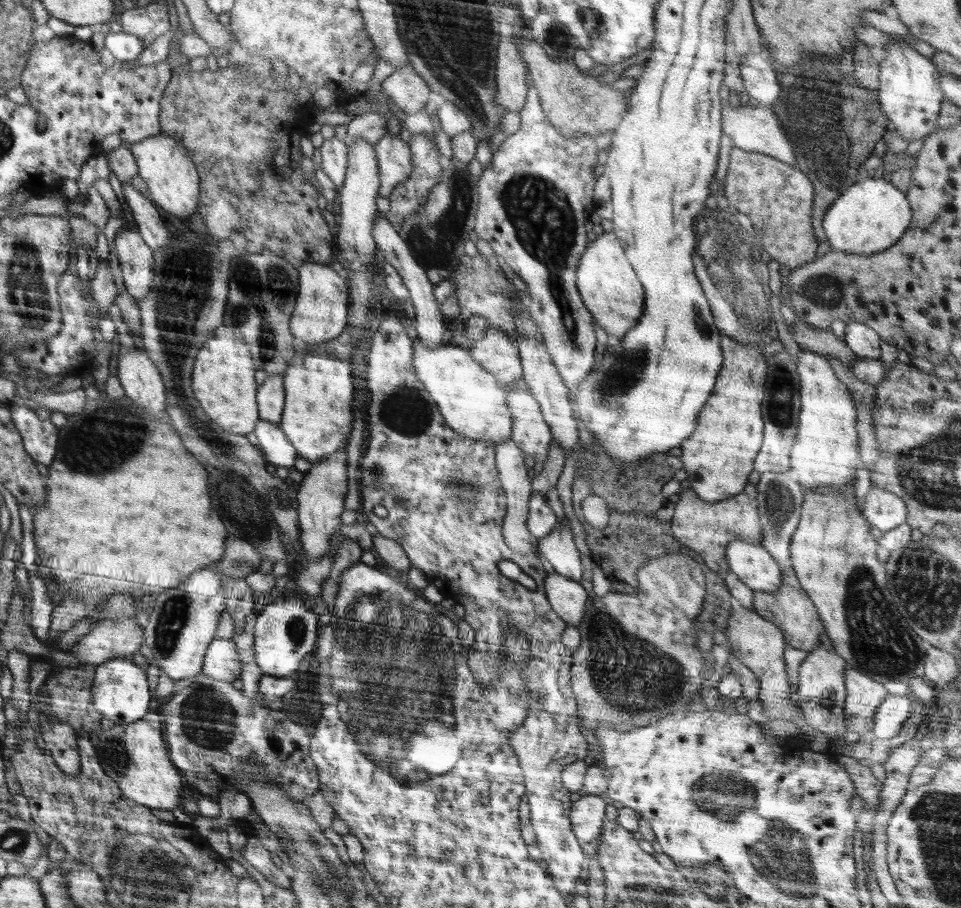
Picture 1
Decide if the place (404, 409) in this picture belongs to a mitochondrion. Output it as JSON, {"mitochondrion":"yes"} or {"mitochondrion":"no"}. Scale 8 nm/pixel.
{"mitochondrion":"yes"}

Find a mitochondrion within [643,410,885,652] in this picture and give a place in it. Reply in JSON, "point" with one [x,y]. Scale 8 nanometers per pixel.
{"point":[780,503]}

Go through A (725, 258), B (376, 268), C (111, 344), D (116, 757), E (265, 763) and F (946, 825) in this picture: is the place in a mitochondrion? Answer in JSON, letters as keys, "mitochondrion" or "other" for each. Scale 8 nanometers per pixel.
{"A":"mitochondrion","B":"other","C":"other","D":"mitochondrion","E":"other","F":"mitochondrion"}

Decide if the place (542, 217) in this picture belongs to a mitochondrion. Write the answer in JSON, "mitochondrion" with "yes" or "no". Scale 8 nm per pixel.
{"mitochondrion":"yes"}

